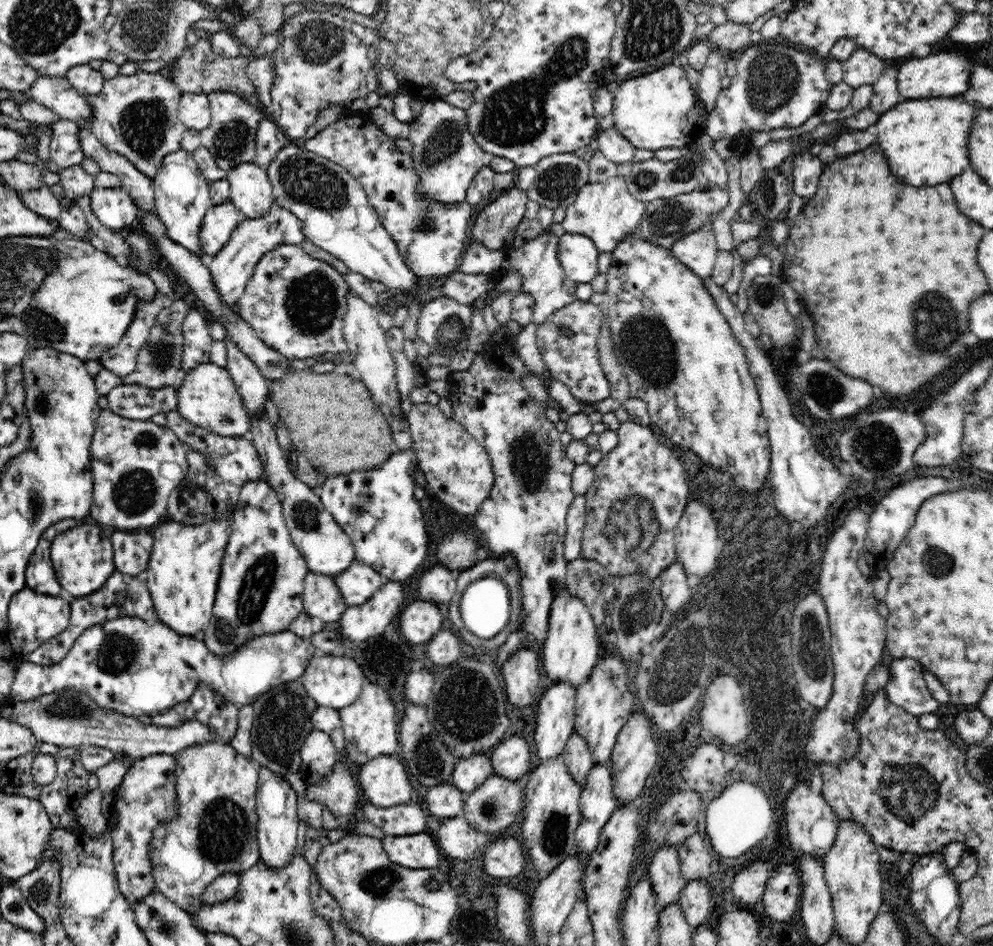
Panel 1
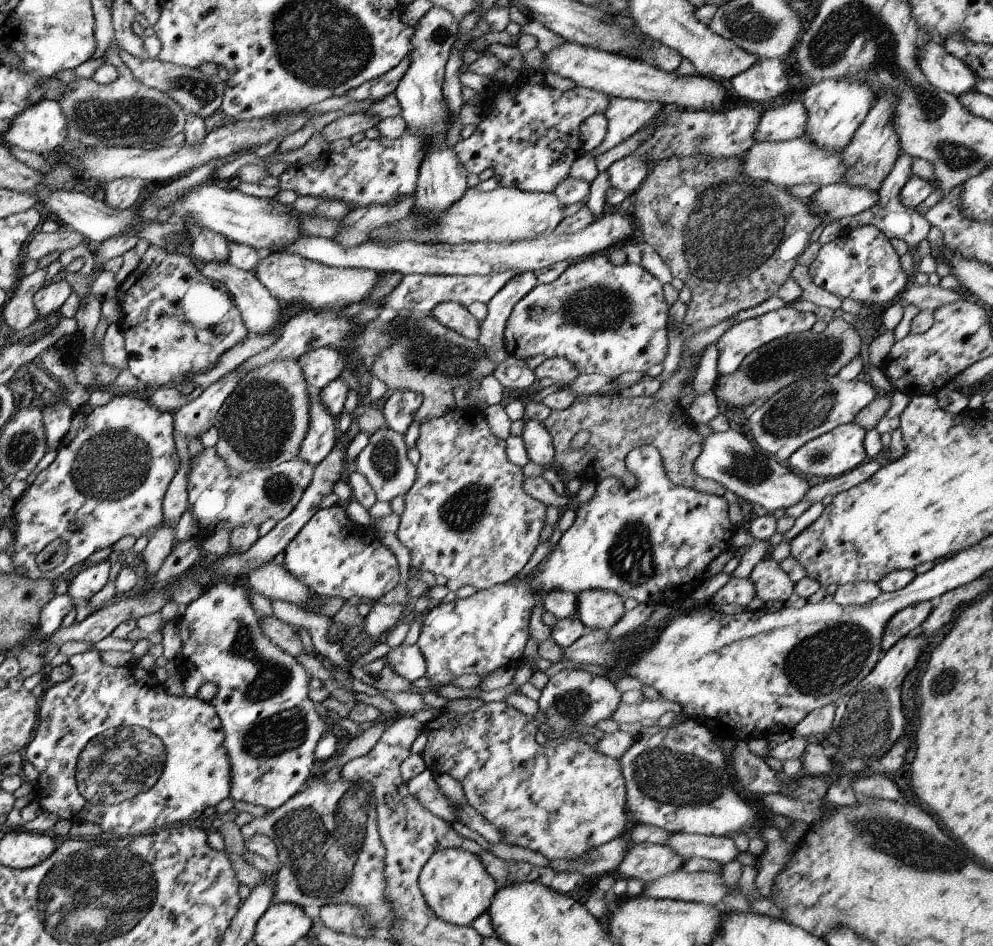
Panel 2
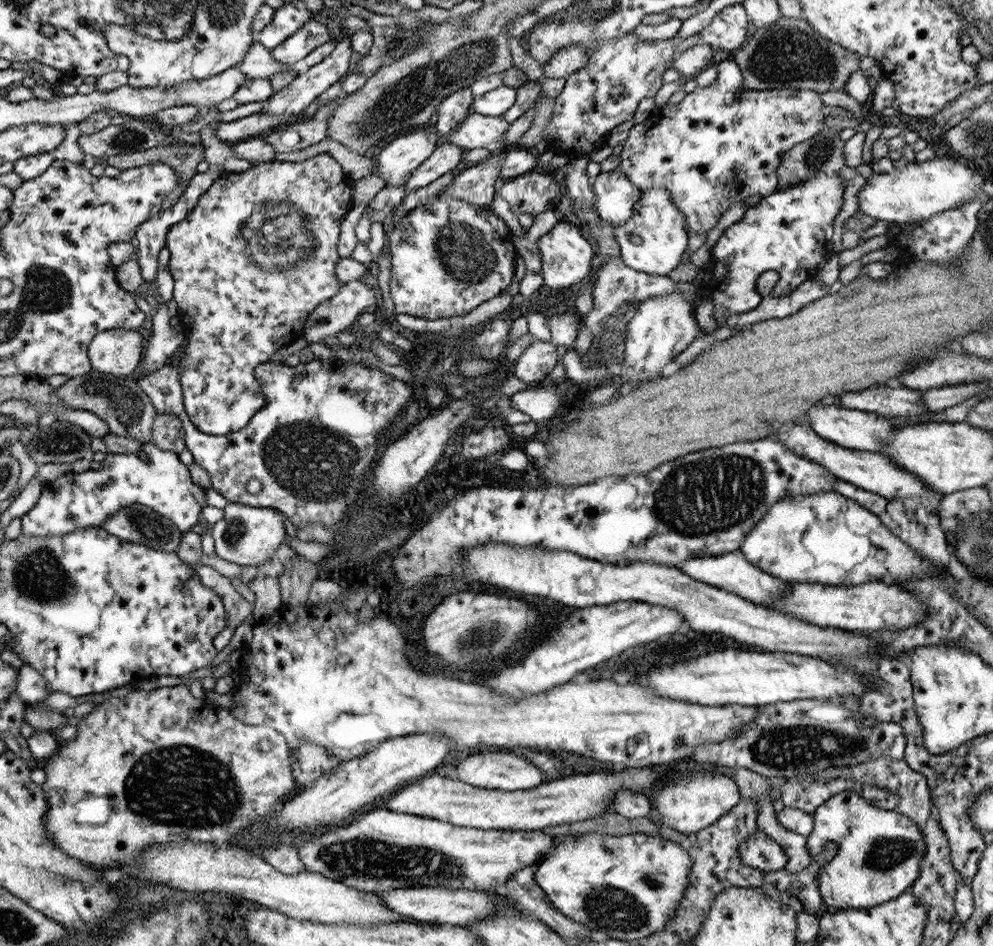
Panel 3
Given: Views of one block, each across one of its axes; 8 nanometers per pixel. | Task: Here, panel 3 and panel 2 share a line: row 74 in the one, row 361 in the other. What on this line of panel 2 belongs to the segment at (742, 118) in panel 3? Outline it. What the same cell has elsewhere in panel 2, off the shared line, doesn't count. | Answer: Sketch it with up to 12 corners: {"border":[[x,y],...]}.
{"border":[[791,306],[733,324],[715,342],[717,378],[753,350],[809,332],[813,312]]}

